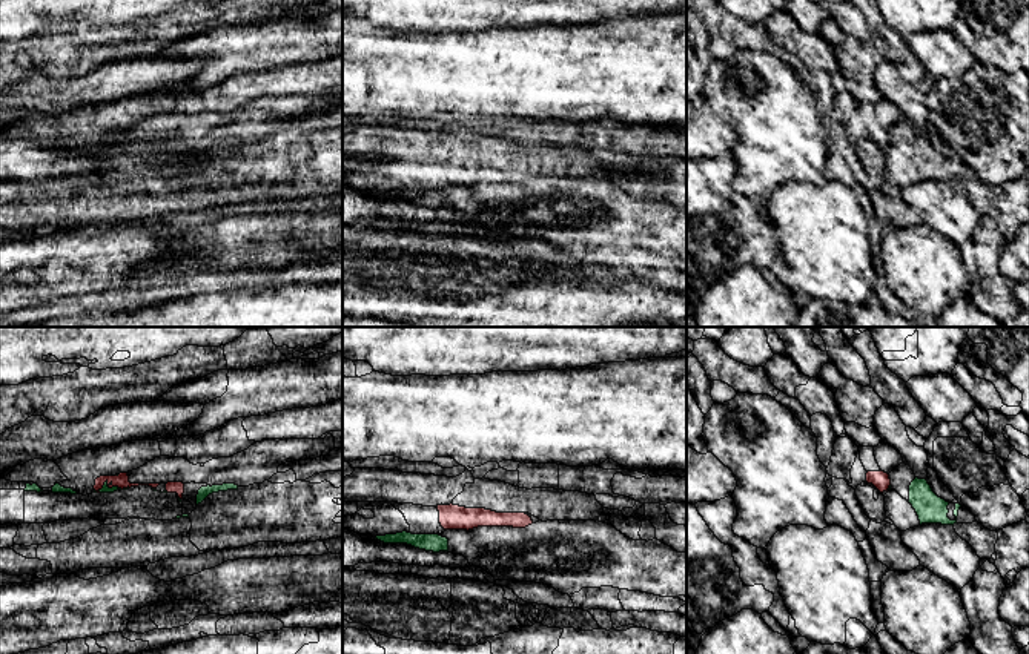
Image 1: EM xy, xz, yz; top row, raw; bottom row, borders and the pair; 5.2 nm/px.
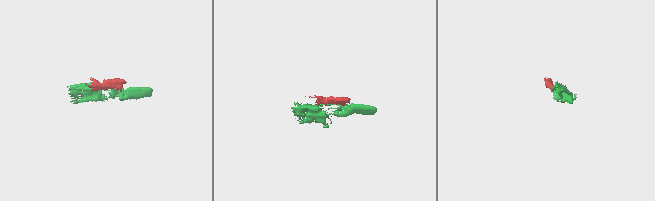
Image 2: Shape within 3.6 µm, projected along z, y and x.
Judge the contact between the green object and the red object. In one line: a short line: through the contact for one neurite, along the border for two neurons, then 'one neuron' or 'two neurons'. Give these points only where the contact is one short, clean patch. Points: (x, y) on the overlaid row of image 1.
two neurons

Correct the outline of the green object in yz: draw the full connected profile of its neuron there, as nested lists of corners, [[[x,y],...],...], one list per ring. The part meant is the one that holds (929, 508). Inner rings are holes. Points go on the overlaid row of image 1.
[[[905,462],[889,473],[891,485],[885,494],[886,517],[900,531],[921,524],[972,524],[975,516],[960,504],[938,497],[926,479],[918,479]]]

